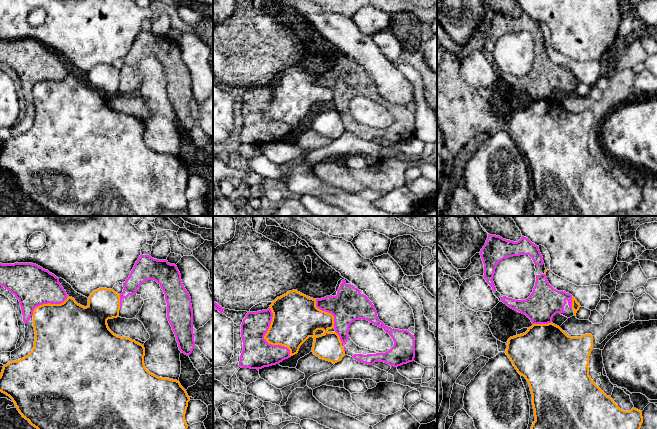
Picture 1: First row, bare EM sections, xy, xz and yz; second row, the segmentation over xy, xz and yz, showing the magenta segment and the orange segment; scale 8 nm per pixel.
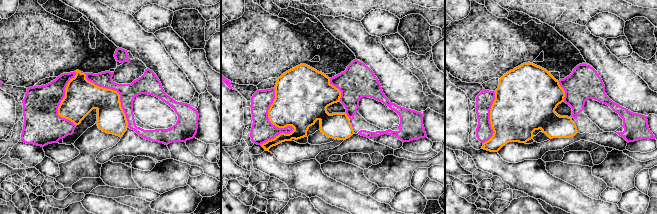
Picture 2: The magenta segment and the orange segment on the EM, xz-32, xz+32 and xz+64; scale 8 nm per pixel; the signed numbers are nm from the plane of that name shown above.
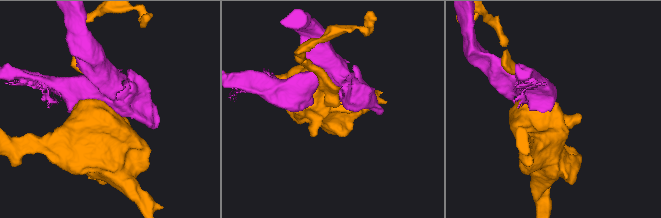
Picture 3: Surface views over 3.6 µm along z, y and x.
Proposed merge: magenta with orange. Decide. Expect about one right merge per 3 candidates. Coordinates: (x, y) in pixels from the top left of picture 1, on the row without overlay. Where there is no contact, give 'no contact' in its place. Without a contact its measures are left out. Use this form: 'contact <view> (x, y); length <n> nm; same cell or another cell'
contact xz (263, 114); length 440 nm; another cell

